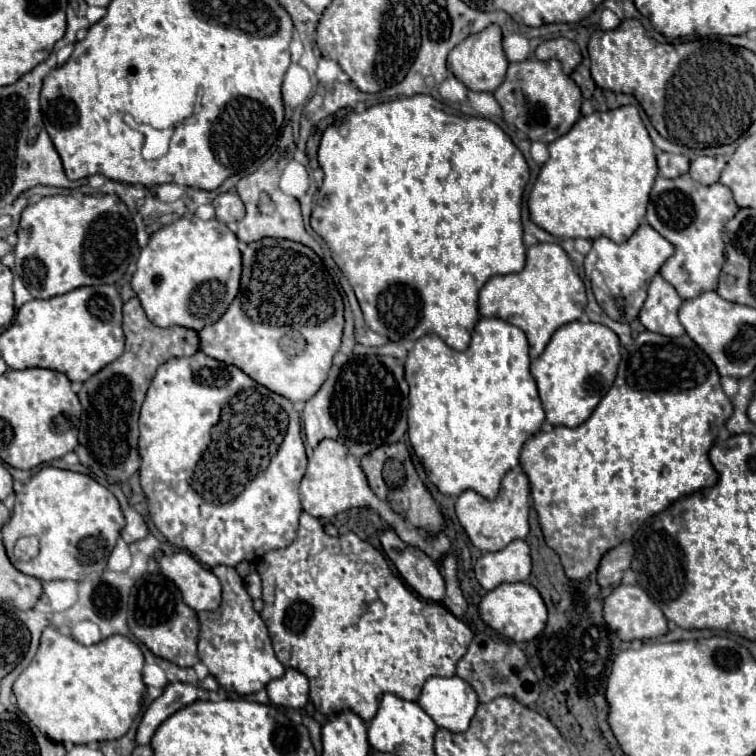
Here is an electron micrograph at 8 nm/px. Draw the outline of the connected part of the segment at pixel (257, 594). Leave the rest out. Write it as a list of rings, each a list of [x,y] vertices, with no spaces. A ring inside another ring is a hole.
[[[253,572],[253,574],[249,574],[249,576],[245,578],[245,588],[247,588],[247,594],[249,594],[253,600],[261,598],[261,578],[259,578],[257,572]]]

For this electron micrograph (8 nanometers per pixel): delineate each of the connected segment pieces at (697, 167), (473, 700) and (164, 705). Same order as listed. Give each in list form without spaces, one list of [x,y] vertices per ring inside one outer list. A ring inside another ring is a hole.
[[[699,156],[695,160],[691,160],[691,178],[697,180],[699,184],[711,186],[715,182],[719,182],[719,176],[725,168],[725,158],[723,156]]]
[[[433,676],[425,682],[419,706],[433,718],[433,722],[449,732],[465,732],[479,706],[475,690],[459,676]]]
[[[185,682],[167,684],[165,692],[145,710],[143,720],[137,728],[137,744],[149,744],[161,722],[165,722],[177,710],[193,704],[195,700],[209,700],[209,692],[203,690],[201,686]]]

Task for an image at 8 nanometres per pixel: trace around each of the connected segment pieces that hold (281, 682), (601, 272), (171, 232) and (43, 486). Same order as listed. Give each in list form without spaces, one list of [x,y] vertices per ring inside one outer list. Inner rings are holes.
[[[289,668],[281,678],[267,684],[267,694],[277,706],[301,710],[309,700],[309,680],[301,672]]]
[[[643,222],[637,228],[637,232],[623,244],[615,244],[609,238],[593,240],[593,248],[585,258],[585,272],[591,280],[597,304],[615,322],[629,324],[637,320],[639,310],[647,298],[649,282],[673,252],[675,246],[669,240],[665,240],[657,230],[653,230],[647,222]]]
[[[183,216],[151,236],[149,244],[141,250],[131,286],[155,326],[203,330],[225,314],[227,304],[239,294],[239,280],[239,240],[227,224],[215,218],[201,220],[197,216]]]
[[[43,466],[35,476],[31,476],[31,480],[25,484],[23,492],[15,494],[15,512],[13,512],[11,520],[3,526],[1,534],[3,534],[3,544],[7,548],[11,562],[23,574],[39,578],[43,582],[49,582],[49,580],[79,582],[79,580],[87,578],[91,572],[105,570],[107,558],[109,558],[111,550],[115,548],[115,542],[117,542],[123,526],[125,526],[125,516],[121,512],[121,506],[119,506],[115,494],[109,488],[105,488],[103,484],[99,484],[97,480],[93,480],[87,474],[69,472],[69,470],[53,468],[53,466]],[[23,536],[37,536],[41,542],[39,556],[35,556],[29,562],[17,562],[13,558],[13,546]]]

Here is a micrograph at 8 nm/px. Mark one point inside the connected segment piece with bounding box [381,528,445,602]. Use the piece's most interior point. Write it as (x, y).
(420, 572)

